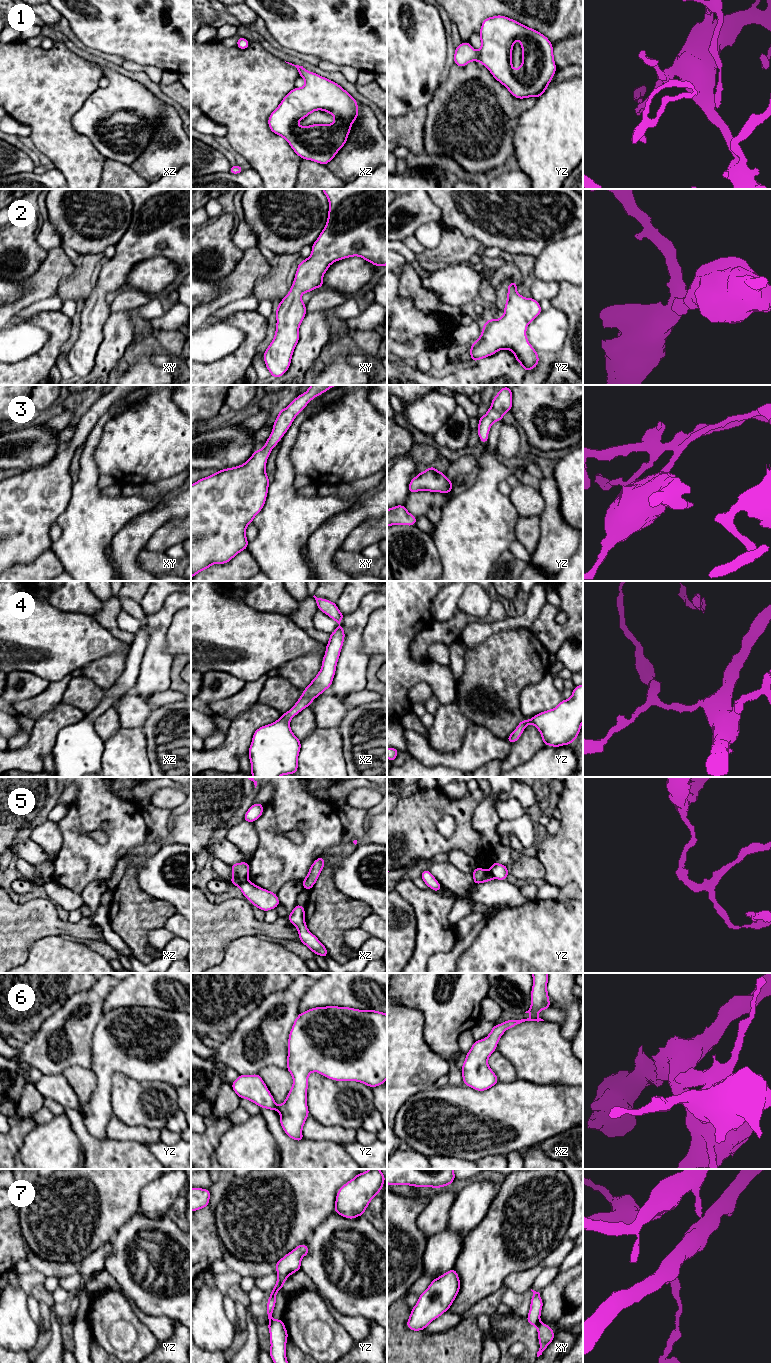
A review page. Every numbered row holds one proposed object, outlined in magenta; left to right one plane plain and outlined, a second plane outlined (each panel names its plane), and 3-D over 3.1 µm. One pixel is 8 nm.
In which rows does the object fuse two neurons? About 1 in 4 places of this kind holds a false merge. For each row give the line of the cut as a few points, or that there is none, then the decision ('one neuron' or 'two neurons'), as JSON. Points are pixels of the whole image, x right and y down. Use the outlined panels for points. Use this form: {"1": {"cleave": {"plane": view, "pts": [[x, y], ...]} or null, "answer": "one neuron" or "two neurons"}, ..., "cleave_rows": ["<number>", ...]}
{"1": {"cleave": null, "answer": "one neuron"}, "2": {"cleave": null, "answer": "one neuron"}, "3": {"cleave": null, "answer": "one neuron"}, "4": {"cleave": null, "answer": "one neuron"}, "5": {"cleave": {"plane": "xz", "pts": [[248, 880], [238, 886]]}, "answer": "two neurons"}, "6": {"cleave": null, "answer": "one neuron"}, "7": {"cleave": {"plane": "xy", "pts": [[539, 1320], [536, 1325]]}, "answer": "two neurons"}, "cleave_rows": ["5", "7"]}

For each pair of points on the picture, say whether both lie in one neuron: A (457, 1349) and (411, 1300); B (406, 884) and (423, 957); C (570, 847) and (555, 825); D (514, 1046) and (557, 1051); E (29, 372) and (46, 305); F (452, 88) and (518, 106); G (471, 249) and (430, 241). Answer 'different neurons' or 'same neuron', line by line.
A: different neurons
B: same neuron
C: different neurons
D: same neuron
E: different neurons
F: same neuron
G: different neurons

